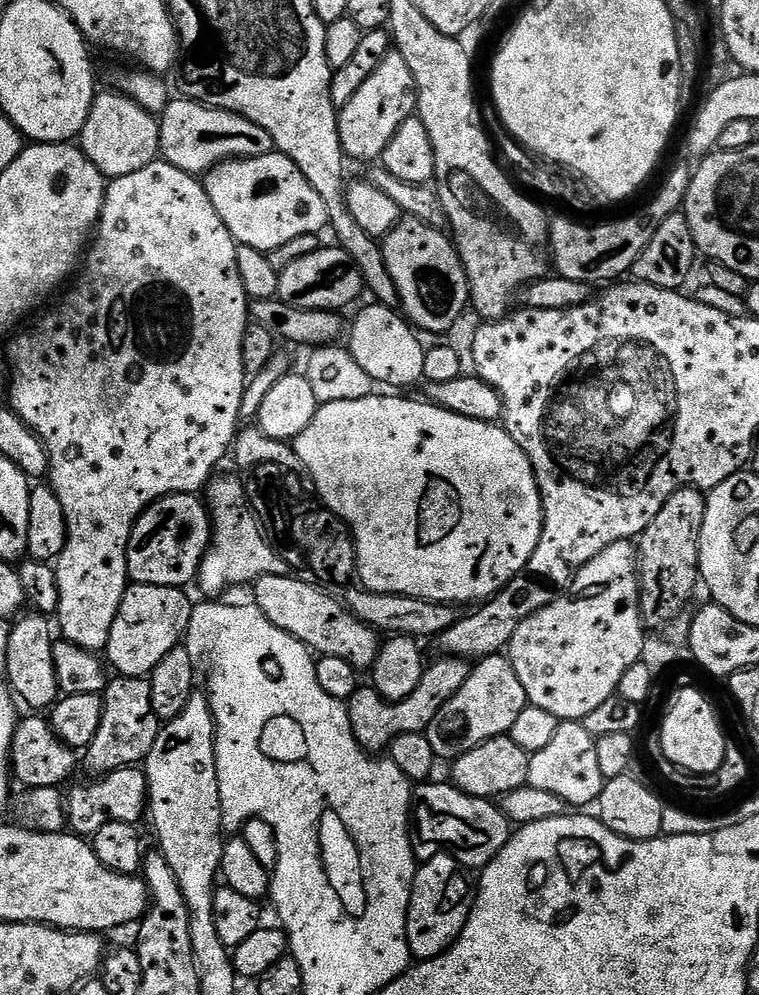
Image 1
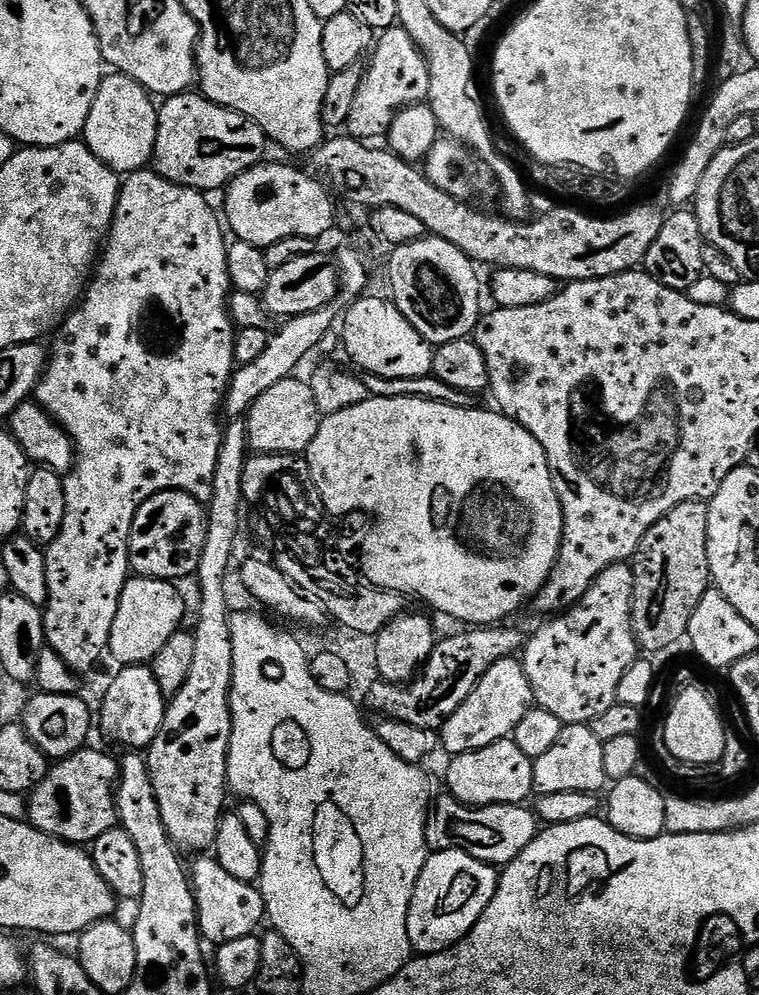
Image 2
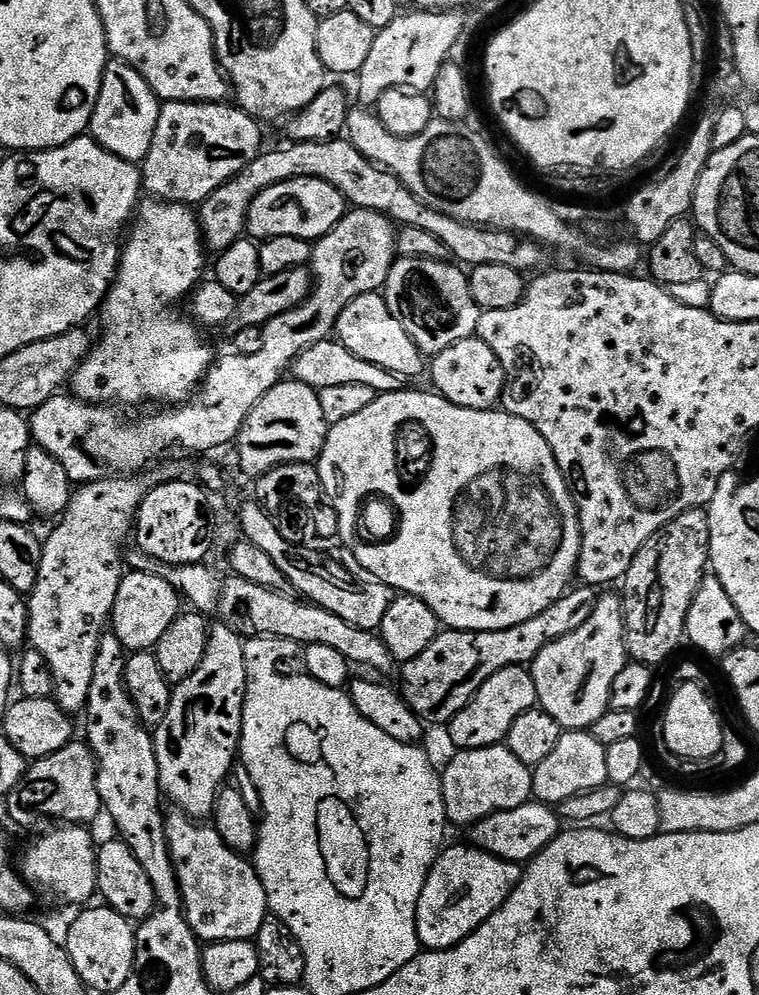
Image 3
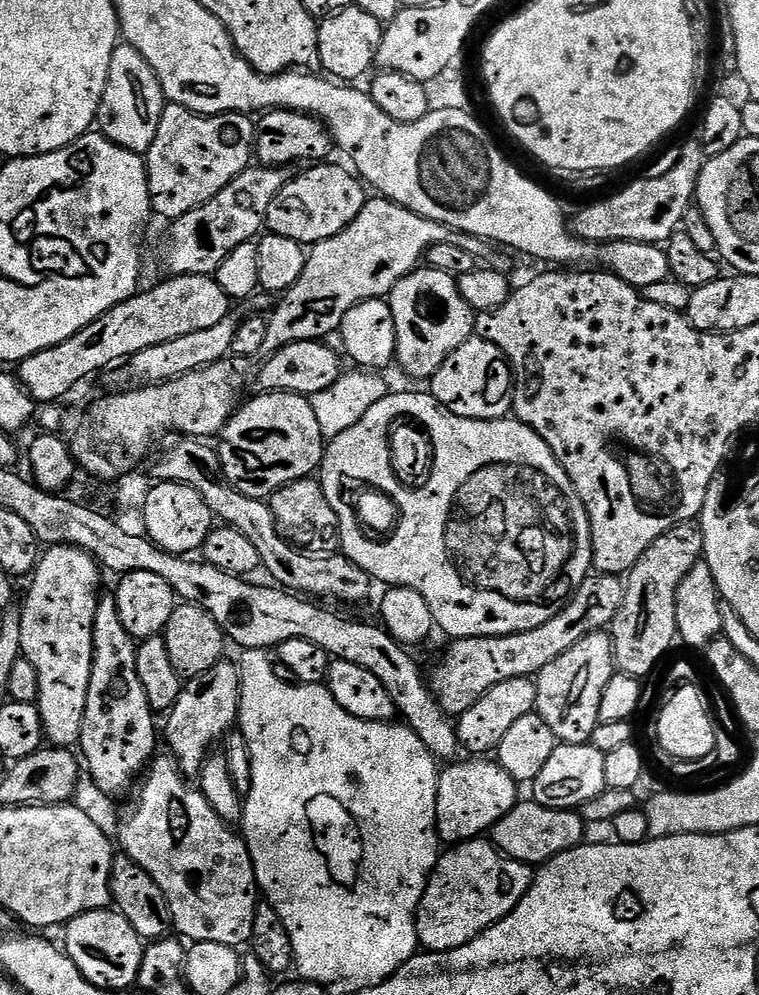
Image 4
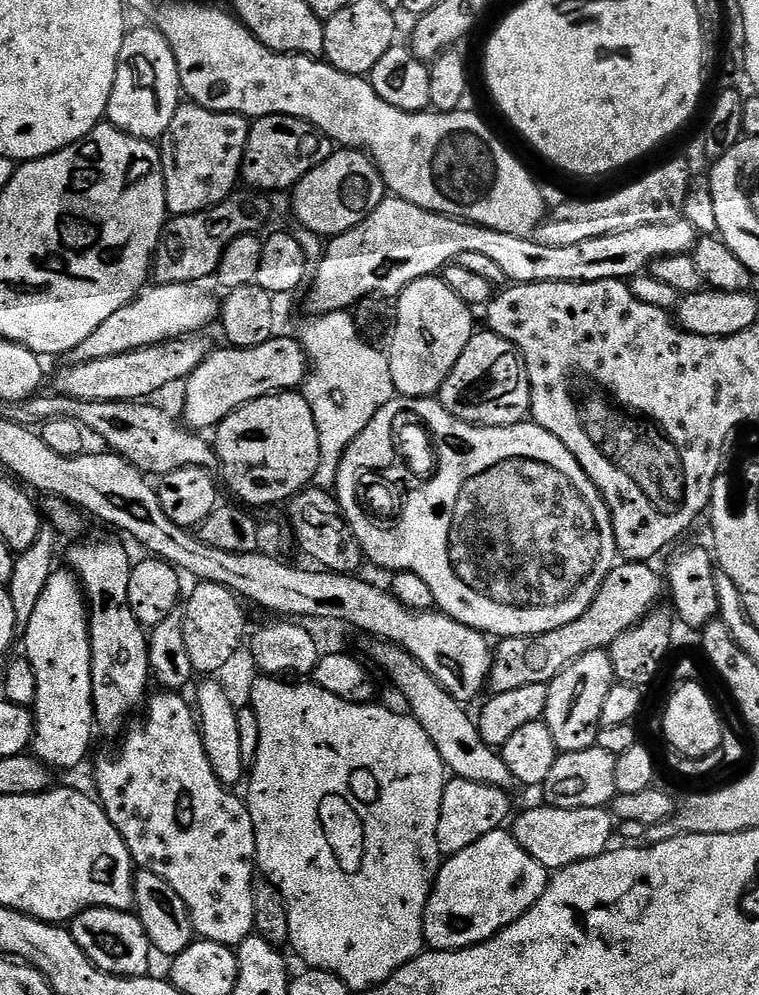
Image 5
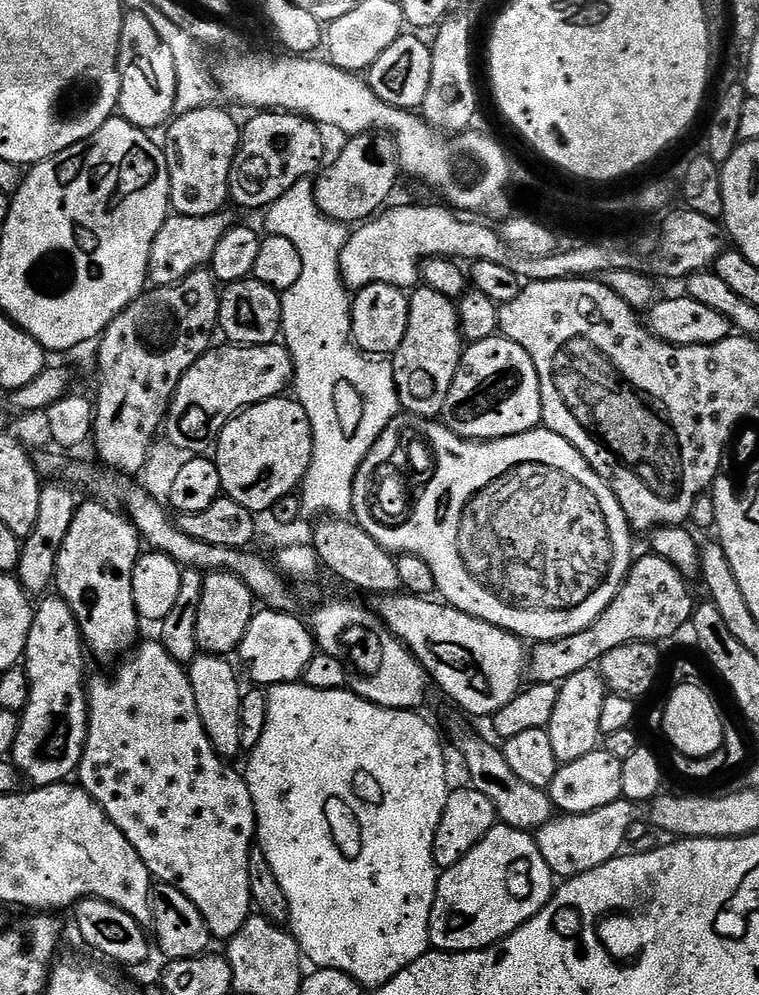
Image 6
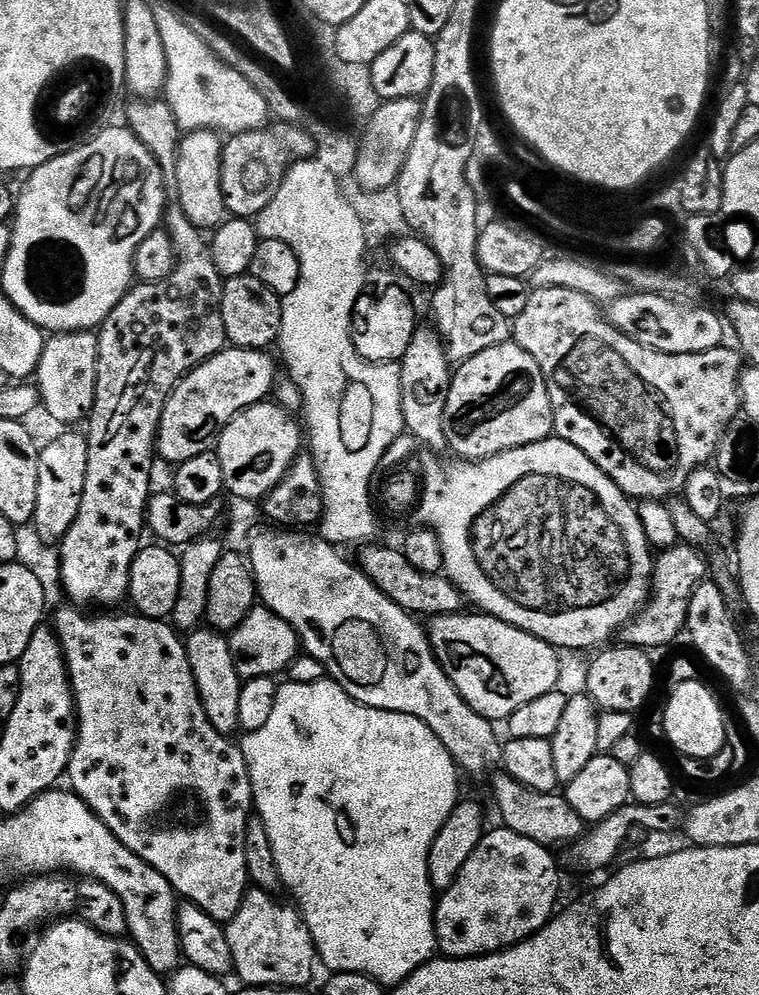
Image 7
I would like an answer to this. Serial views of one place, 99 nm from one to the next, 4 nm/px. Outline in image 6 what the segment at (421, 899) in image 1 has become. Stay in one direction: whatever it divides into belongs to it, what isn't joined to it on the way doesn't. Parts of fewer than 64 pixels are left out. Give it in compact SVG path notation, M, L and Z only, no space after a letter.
M497 822L490 834L474 846L454 866L443 869L436 882L436 897L430 910L430 930L428 943L438 952L476 952L479 948L489 948L504 940L518 926L530 922L534 914L546 906L554 891L554 877L550 866L546 866L546 858L538 850L533 833L512 828L509 824Z

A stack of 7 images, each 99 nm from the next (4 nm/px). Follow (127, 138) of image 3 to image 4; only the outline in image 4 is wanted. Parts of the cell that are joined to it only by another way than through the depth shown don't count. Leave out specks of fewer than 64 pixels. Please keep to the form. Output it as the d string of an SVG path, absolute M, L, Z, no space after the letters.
M127 42L117 44L112 55L104 97L100 103L99 131L123 148L141 154L147 153L158 134L165 107L166 97L150 62Z

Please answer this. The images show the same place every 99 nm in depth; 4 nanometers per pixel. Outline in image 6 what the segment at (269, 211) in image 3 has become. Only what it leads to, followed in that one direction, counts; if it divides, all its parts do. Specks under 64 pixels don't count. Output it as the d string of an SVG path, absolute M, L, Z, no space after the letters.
M384 134L353 136L347 143L341 150L336 165L323 169L322 175L315 181L314 191L316 203L325 216L338 220L345 226L352 226L375 217L381 211L380 203L384 196L391 194L392 187L396 184L398 157L395 143Z

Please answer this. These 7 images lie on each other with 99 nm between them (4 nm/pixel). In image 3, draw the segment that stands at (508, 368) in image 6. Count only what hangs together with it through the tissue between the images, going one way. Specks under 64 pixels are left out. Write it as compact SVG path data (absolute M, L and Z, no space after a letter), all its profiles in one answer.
M475 338L454 342L454 346L446 346L446 350L431 357L430 372L431 368L431 387L454 406L487 412L501 403L504 395L504 367L502 362L498 362L498 354L494 354L486 342Z

